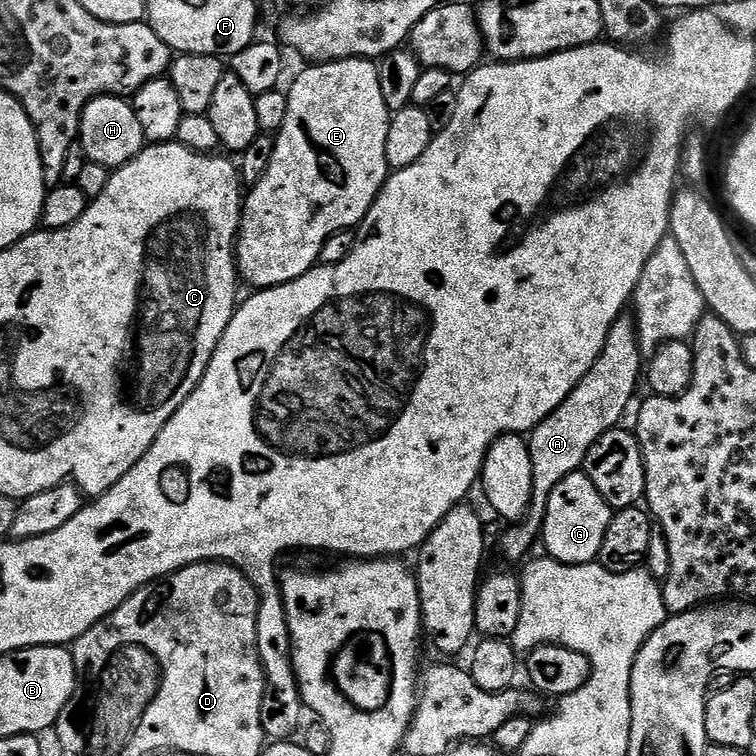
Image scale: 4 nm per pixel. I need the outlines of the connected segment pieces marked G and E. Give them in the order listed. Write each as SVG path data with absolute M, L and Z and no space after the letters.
M583 470L562 478L562 482L550 490L544 515L542 542L548 556L559 564L593 563L602 550L602 538L606 538L606 526L610 526L613 511Z
M371 59L313 63L305 72L297 74L296 81L293 82L292 88L287 89L287 94L286 122L282 122L279 132L275 133L276 145L274 154L270 158L270 166L266 166L263 178L247 189L240 210L240 230L236 233L236 271L243 283L245 280L246 283L253 284L251 287L256 290L273 288L296 280L311 268L317 267L326 238L330 238L335 232L355 229L370 210L372 203L376 201L377 194L384 189L384 184L390 175L386 162L386 134L390 130L390 113L386 106L386 98L382 98L382 86L378 86L378 67Z

